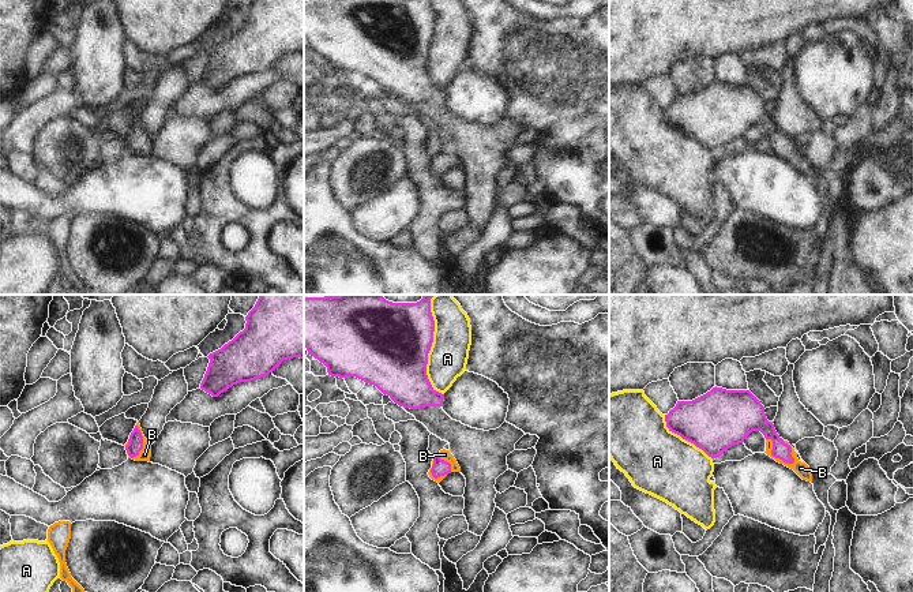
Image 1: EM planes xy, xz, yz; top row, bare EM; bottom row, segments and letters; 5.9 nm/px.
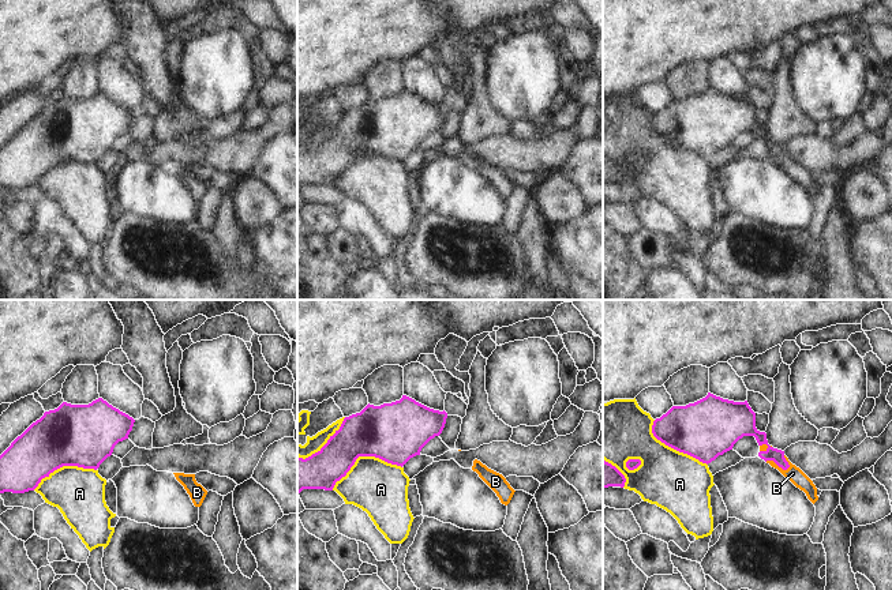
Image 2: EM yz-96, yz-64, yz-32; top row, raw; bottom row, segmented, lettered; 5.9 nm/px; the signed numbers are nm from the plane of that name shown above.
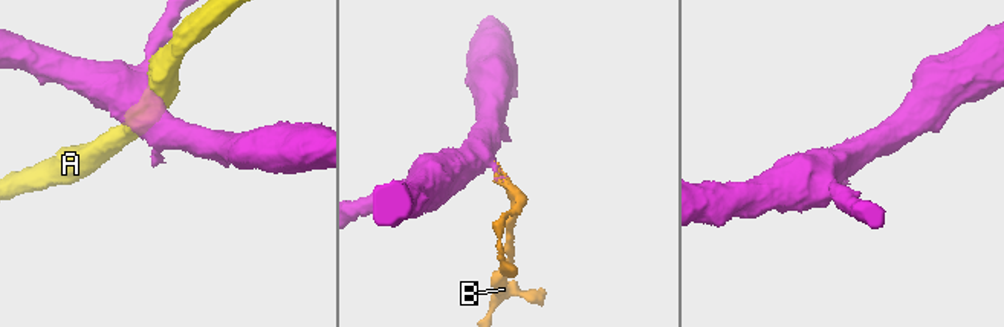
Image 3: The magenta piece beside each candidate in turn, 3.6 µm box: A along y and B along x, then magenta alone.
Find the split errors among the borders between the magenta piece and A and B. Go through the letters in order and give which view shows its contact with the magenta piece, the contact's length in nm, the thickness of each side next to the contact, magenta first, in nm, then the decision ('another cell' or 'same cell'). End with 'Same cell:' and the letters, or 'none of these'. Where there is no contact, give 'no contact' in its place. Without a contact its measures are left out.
A: xz | 550 nm | 480/240 nm | another cell
B: yz | 220 nm | 140/80 nm | same cell
Same cell: B

